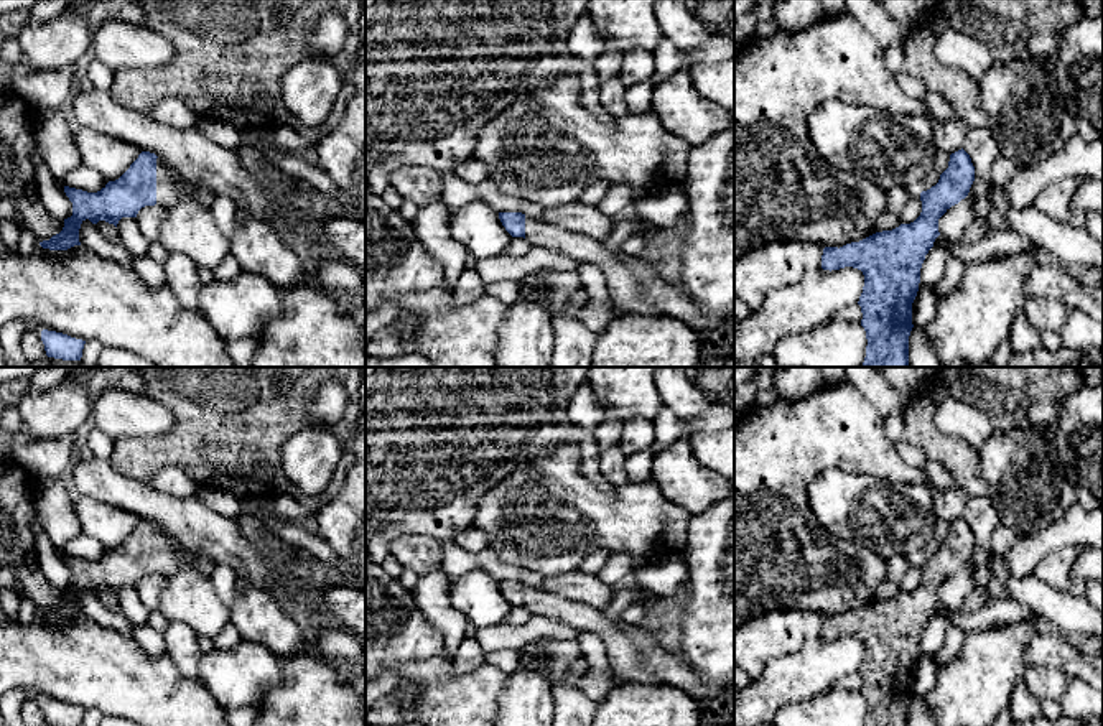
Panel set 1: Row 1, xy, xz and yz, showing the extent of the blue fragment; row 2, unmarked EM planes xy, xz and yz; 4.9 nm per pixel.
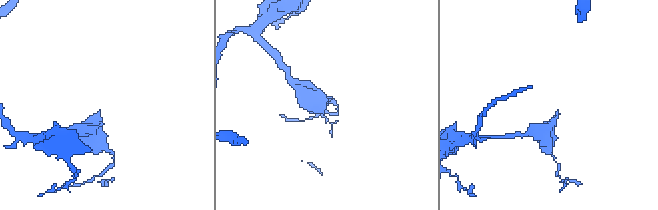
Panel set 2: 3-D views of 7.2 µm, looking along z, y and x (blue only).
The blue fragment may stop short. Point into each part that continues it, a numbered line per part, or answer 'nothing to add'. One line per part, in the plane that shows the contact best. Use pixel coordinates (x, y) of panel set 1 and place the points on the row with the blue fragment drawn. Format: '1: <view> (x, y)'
1: xy (172, 188)

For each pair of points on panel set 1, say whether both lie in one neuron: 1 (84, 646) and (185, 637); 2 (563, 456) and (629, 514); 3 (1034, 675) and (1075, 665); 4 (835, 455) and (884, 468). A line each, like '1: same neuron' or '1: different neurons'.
1: different neurons
2: same neuron
3: different neurons
4: same neuron

